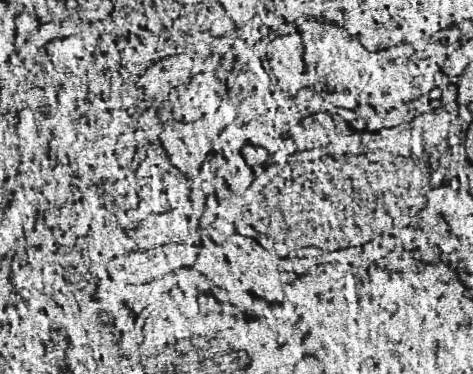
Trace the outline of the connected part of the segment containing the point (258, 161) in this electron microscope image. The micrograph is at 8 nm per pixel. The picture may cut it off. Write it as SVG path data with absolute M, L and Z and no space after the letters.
M246 145L244 151L242 151L242 157L244 161L250 165L250 167L256 167L256 165L262 165L266 163L266 159L270 157L270 153L262 147L252 147L252 145Z

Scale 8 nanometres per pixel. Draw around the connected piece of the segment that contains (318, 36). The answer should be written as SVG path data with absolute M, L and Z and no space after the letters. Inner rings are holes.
M304 19L298 27L304 39L304 83L334 107L354 111L360 105L368 105L378 113L400 107L428 95L442 81L440 59L412 61L414 52L408 47L390 47L384 51L368 51L356 37L338 25ZM404 61L404 63L398 63Z

